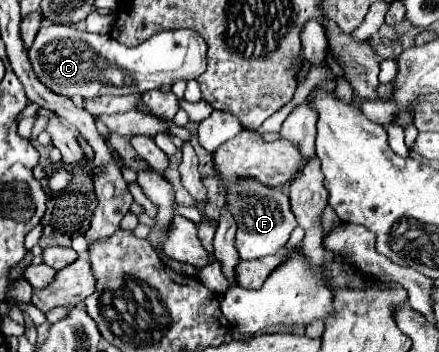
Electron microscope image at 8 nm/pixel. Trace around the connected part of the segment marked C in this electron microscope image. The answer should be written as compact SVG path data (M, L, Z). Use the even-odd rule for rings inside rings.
M44 24L28 54L38 78L64 96L94 98L102 94L144 94L152 88L172 86L178 80L198 78L206 70L208 46L196 30L162 30L146 42L128 48L110 36L88 34L76 26Z

